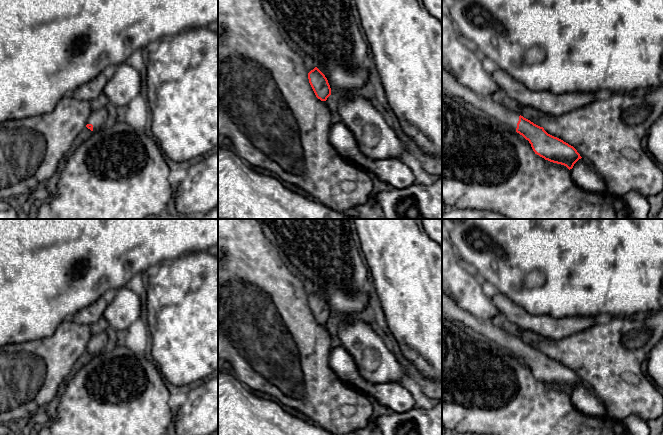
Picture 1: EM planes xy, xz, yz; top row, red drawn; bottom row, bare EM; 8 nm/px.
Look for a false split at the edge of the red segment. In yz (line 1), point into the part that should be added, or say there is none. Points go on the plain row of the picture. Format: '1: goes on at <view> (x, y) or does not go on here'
1: goes on at yz (496, 334)

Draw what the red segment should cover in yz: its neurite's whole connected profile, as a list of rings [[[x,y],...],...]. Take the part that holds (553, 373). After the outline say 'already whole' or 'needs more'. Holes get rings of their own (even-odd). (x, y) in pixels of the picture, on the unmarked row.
[[[442,291],[442,314],[454,322],[473,329],[483,335],[497,347],[505,349],[529,365],[535,378],[553,387],[566,390],[569,394],[582,381],[577,374],[563,364],[548,358],[519,337],[510,334],[504,328],[494,325],[492,320],[478,319],[462,309]]]; needs more

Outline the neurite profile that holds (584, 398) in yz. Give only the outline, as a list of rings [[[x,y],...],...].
[[[579,383],[570,393],[574,407],[583,414],[602,417],[606,416],[606,406],[587,384]]]

